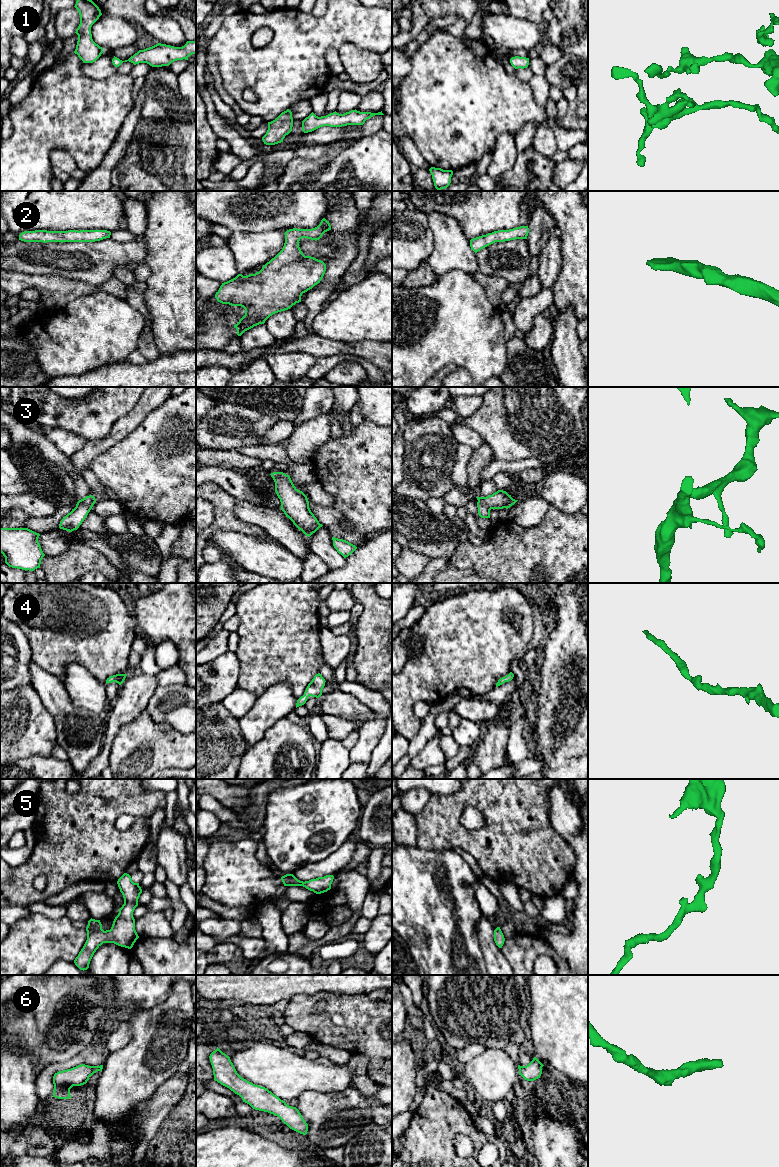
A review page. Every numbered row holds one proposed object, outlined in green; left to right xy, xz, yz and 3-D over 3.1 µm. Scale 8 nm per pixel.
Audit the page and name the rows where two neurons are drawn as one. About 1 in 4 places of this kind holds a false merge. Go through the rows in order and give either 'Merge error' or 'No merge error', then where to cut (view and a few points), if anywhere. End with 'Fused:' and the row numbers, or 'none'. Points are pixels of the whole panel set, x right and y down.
1: No merge error. No split
2: No merge error. No split
3: No merge error. No split
4: No merge error. No split
5: No merge error. No split
6: No merge error. No split
Fused: none

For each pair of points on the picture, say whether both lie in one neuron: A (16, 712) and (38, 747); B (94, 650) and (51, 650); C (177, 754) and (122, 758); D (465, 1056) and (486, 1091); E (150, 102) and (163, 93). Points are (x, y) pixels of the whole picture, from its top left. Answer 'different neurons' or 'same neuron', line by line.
A: same neuron
B: same neuron
C: same neuron
D: different neurons
E: same neuron

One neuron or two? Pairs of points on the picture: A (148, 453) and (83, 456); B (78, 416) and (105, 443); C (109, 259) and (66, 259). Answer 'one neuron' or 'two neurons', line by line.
A: two neurons
B: two neurons
C: one neuron

